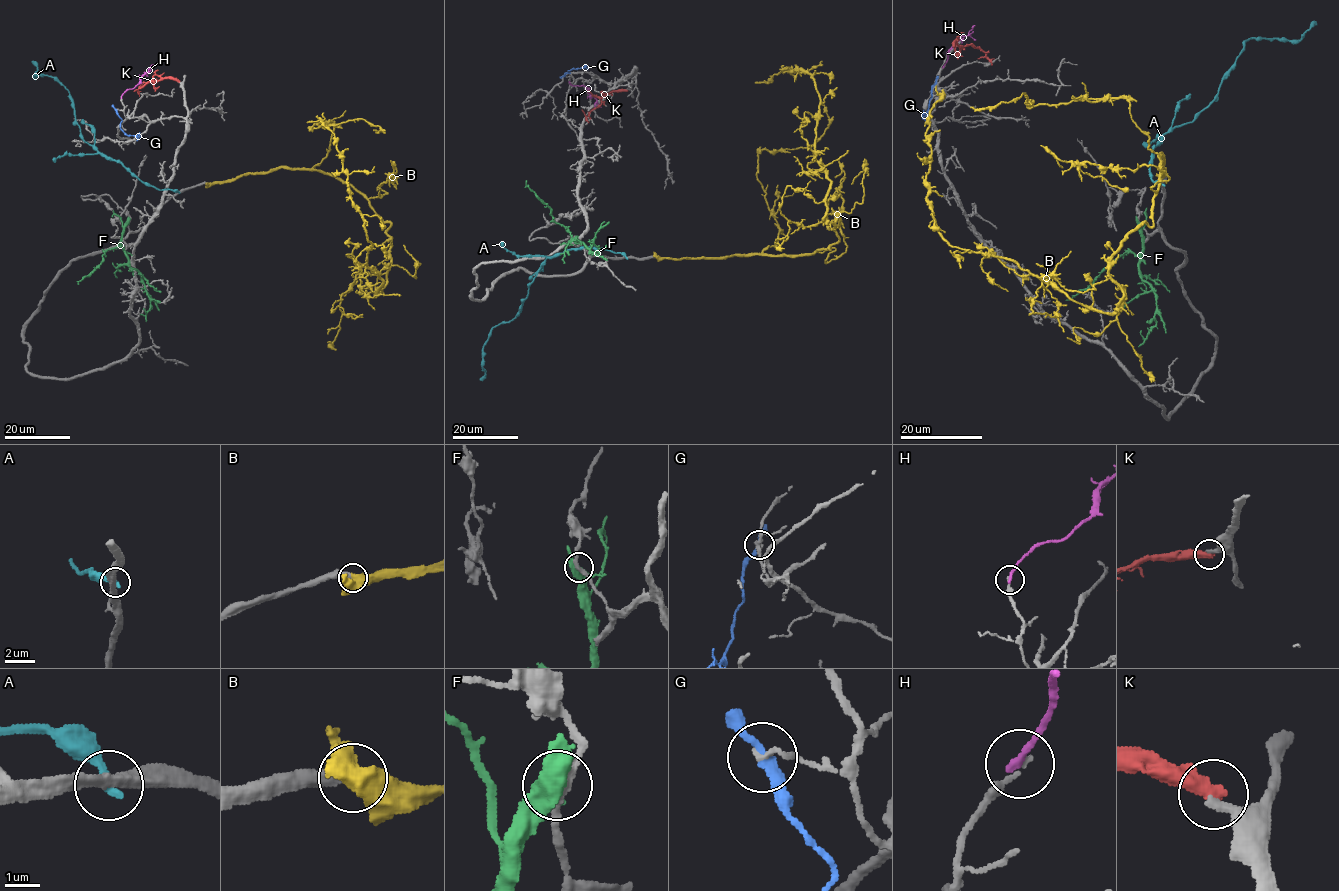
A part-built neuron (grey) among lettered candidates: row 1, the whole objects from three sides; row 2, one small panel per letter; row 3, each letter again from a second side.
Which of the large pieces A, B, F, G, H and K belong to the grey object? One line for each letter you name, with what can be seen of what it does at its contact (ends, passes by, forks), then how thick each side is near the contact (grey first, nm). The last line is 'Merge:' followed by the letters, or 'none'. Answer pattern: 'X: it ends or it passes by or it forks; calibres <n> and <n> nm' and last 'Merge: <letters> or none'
B: it forks; calibres 360 and 500 nm
Merge: B

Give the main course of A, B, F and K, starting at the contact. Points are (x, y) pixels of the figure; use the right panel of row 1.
A: (1163, 185), (1151, 178), (1153, 149), (1214, 99), (1243, 43), (1252, 38), (1299, 40), (1316, 22)
B: (1162, 174), (1160, 153), (1153, 225), (1111, 259), (1123, 298), (1088, 309), (941, 235), (925, 135), (944, 98)
F: (1138, 222), (1142, 240), (1139, 276), (1150, 285), (1156, 299), (1156, 324), (1145, 338), (1140, 330)
K: (953, 46), (955, 42), (978, 47), (992, 64)

